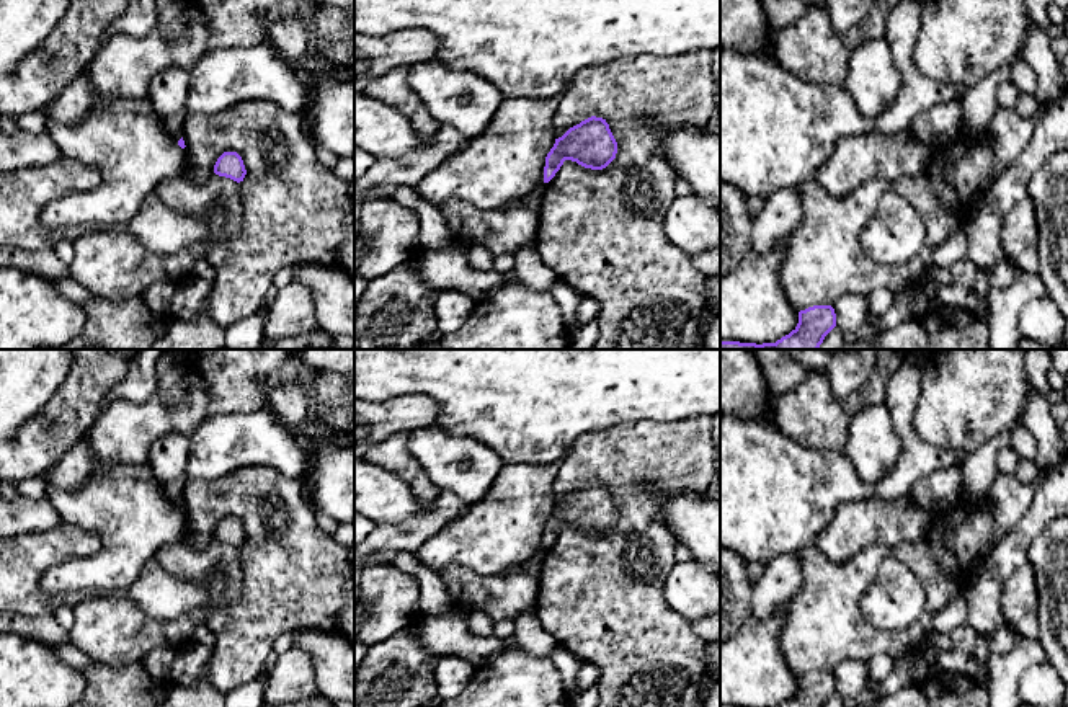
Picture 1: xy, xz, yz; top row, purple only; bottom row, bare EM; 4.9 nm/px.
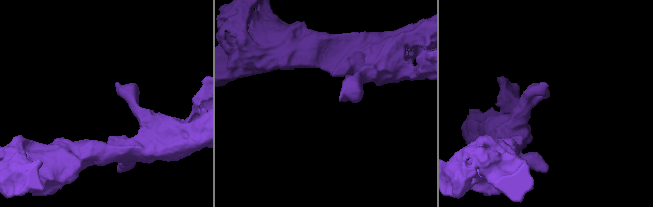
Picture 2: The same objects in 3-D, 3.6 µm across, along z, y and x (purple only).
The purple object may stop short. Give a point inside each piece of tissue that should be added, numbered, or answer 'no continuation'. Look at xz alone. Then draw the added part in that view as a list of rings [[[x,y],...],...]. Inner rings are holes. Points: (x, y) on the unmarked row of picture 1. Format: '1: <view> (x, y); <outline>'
no continuation

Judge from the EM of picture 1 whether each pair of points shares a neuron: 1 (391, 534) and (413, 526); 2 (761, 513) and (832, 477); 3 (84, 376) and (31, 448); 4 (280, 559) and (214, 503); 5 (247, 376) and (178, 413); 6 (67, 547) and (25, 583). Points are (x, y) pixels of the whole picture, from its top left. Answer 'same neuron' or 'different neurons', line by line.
1: same neuron
2: same neuron
3: same neuron
4: same neuron
5: same neuron
6: same neuron

